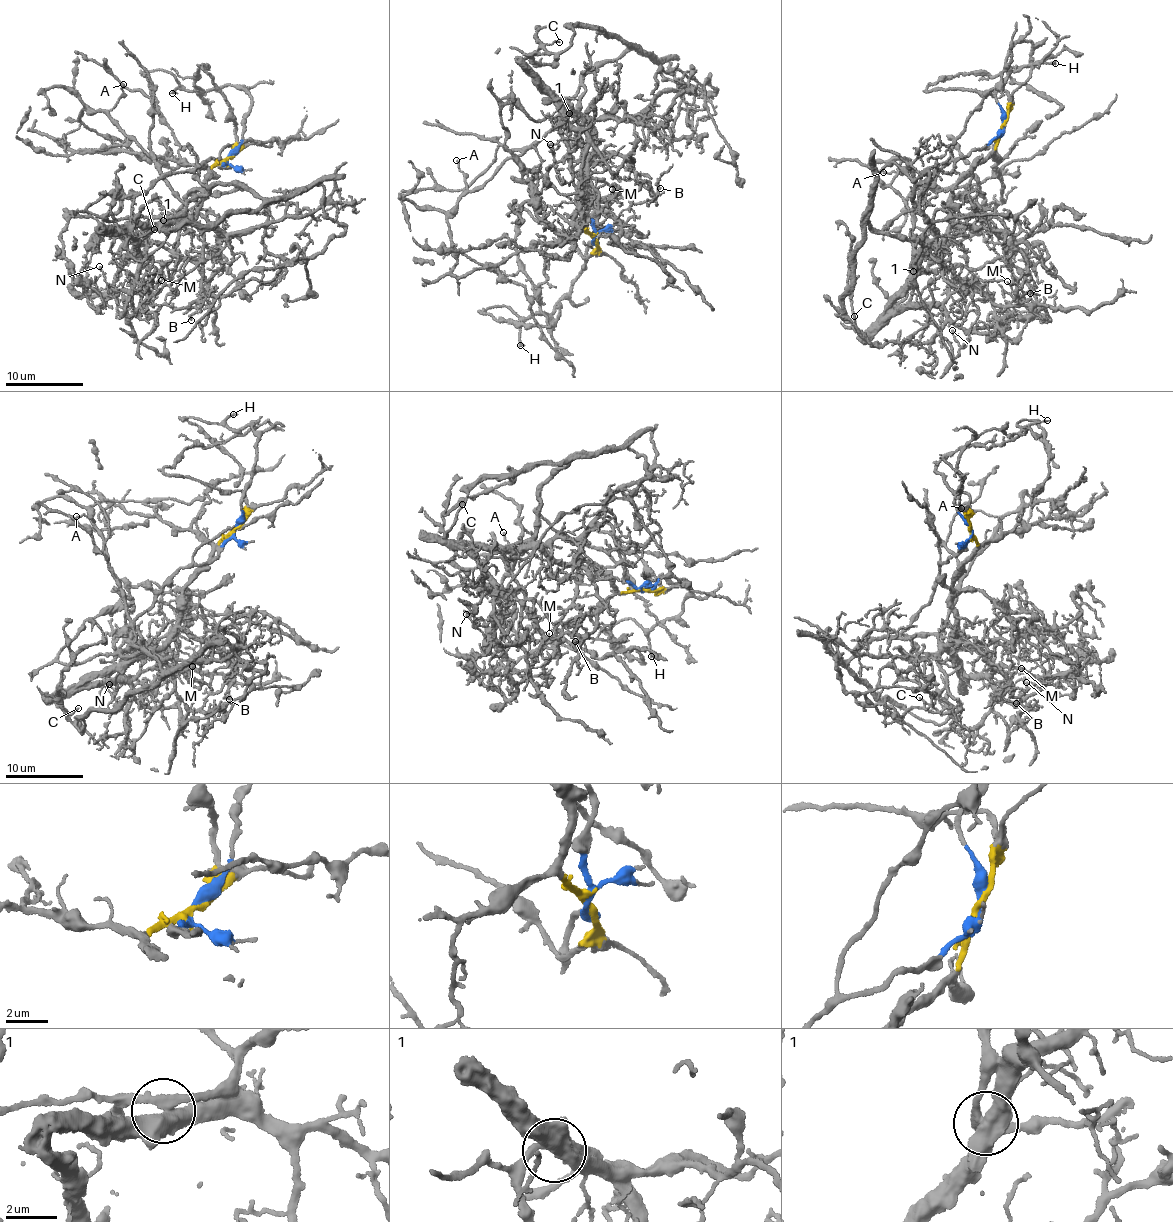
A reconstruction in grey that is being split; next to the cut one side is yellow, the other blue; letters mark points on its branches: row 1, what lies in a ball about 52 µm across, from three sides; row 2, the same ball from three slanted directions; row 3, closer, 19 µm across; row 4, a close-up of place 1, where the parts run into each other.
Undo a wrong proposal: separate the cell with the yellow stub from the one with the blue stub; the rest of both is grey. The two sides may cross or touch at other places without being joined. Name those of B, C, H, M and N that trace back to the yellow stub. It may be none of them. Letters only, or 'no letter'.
B, M, N

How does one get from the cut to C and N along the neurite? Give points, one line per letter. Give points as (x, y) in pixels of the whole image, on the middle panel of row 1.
C: (593, 238), (565, 111), (630, 45), (581, 24), (545, 49), (559, 42)
N: (593, 238), (582, 173), (596, 151), (589, 127), (544, 91), (570, 125), (594, 119), (575, 140), (550, 144)

